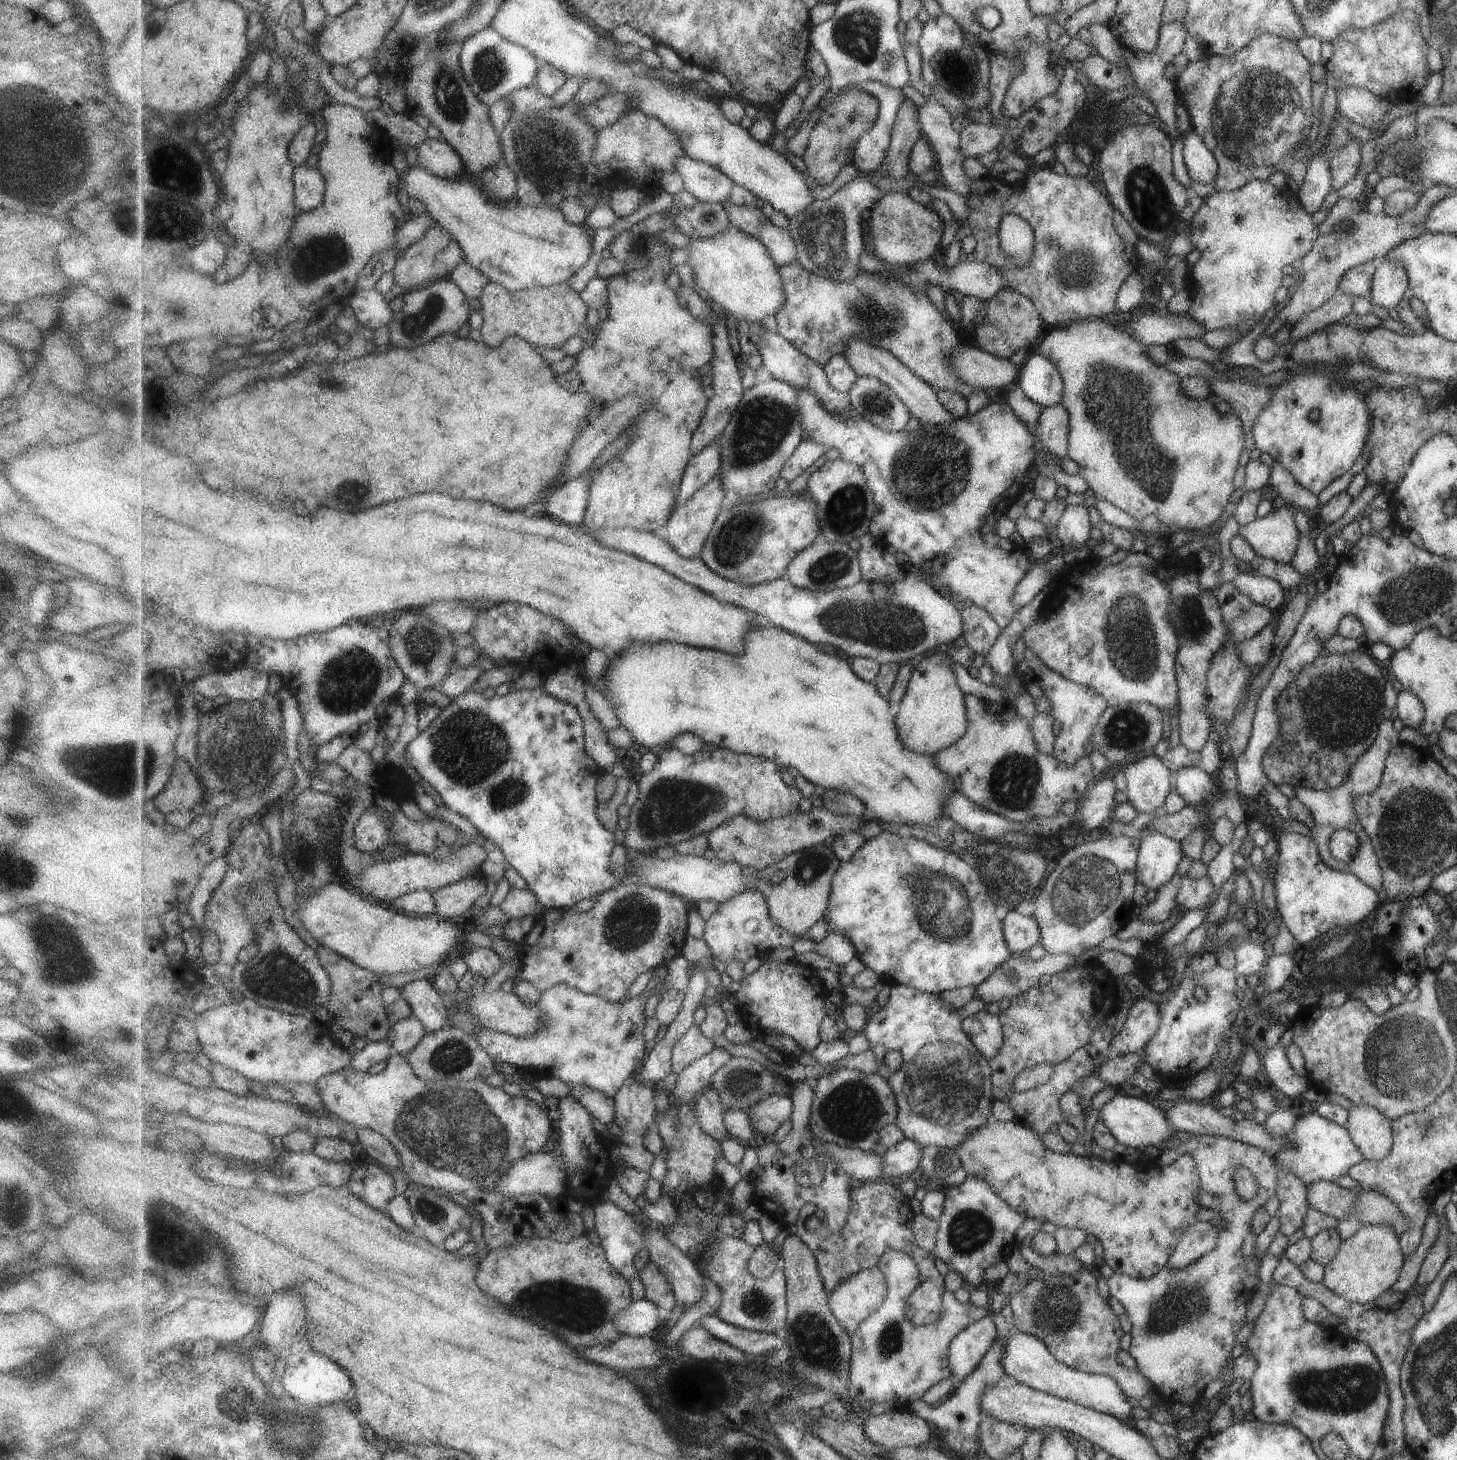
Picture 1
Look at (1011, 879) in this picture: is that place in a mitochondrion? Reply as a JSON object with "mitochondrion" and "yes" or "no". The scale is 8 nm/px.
{"mitochondrion":"yes"}

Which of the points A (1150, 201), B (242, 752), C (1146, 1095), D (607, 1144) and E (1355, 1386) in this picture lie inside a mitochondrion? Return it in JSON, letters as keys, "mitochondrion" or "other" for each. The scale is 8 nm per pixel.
{"A":"mitochondrion","B":"mitochondrion","C":"other","D":"other","E":"mitochondrion"}

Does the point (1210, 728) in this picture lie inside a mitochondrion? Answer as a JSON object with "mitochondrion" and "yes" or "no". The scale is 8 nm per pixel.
{"mitochondrion":"no"}

